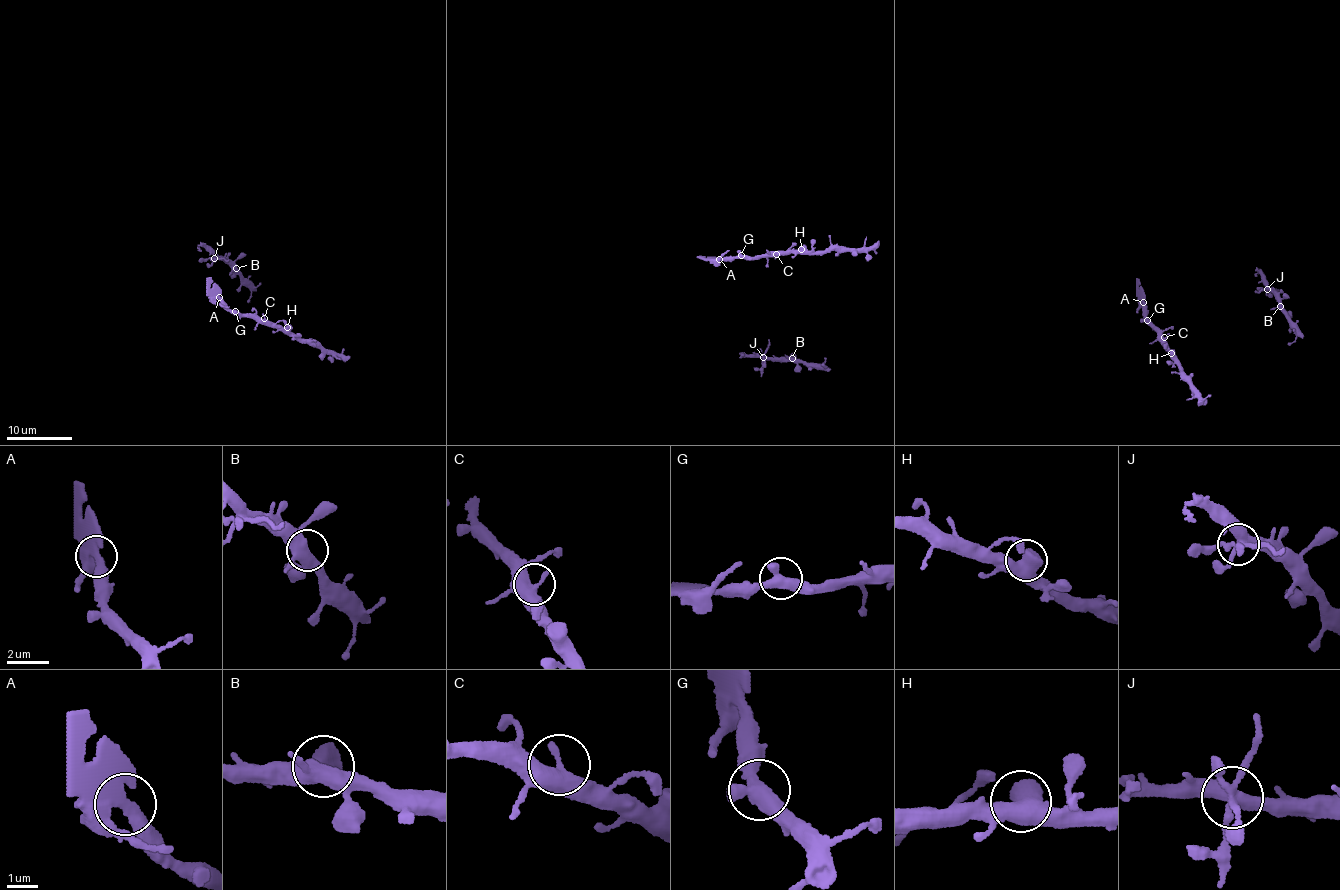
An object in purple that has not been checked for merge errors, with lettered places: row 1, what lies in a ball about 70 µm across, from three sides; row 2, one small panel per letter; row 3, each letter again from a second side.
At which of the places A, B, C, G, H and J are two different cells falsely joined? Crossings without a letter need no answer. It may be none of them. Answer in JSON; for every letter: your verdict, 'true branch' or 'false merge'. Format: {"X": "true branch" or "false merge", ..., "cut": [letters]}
{"A": "false merge", "B": "true branch", "C": "true branch", "G": "true branch", "H": "true branch", "J": "false merge", "cut": ["A", "J"]}

